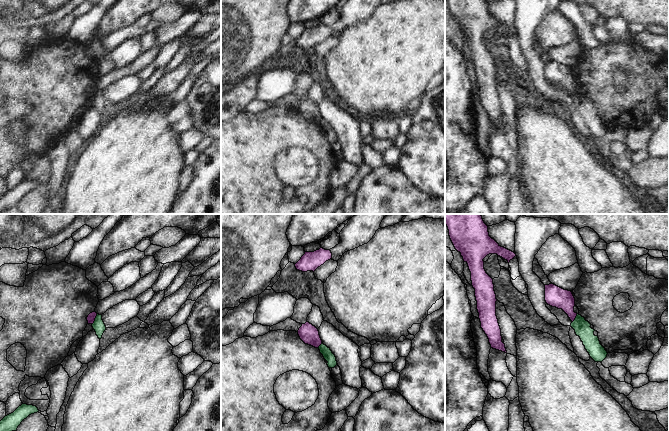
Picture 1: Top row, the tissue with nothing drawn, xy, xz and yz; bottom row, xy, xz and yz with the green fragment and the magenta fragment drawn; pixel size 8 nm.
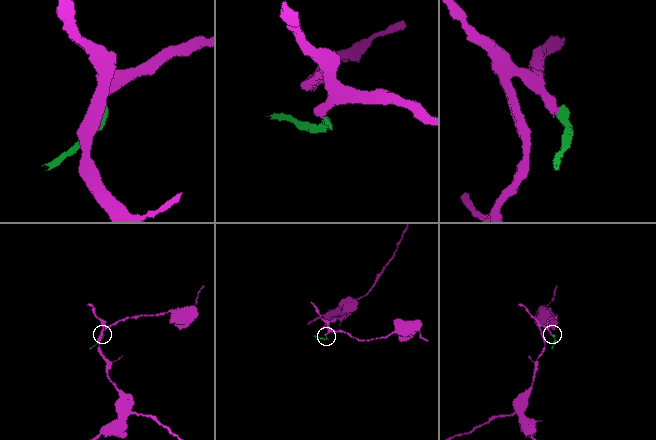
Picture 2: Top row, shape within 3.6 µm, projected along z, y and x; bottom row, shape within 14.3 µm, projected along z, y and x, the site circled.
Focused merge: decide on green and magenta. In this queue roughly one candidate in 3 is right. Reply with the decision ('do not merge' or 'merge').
do not merge

